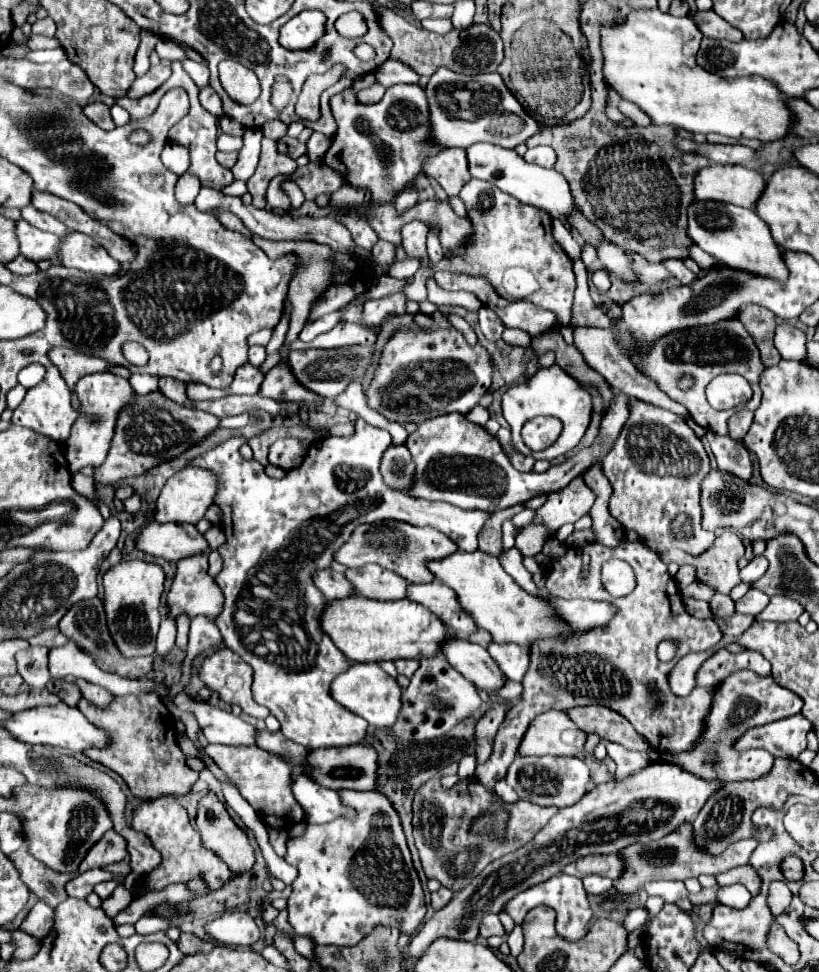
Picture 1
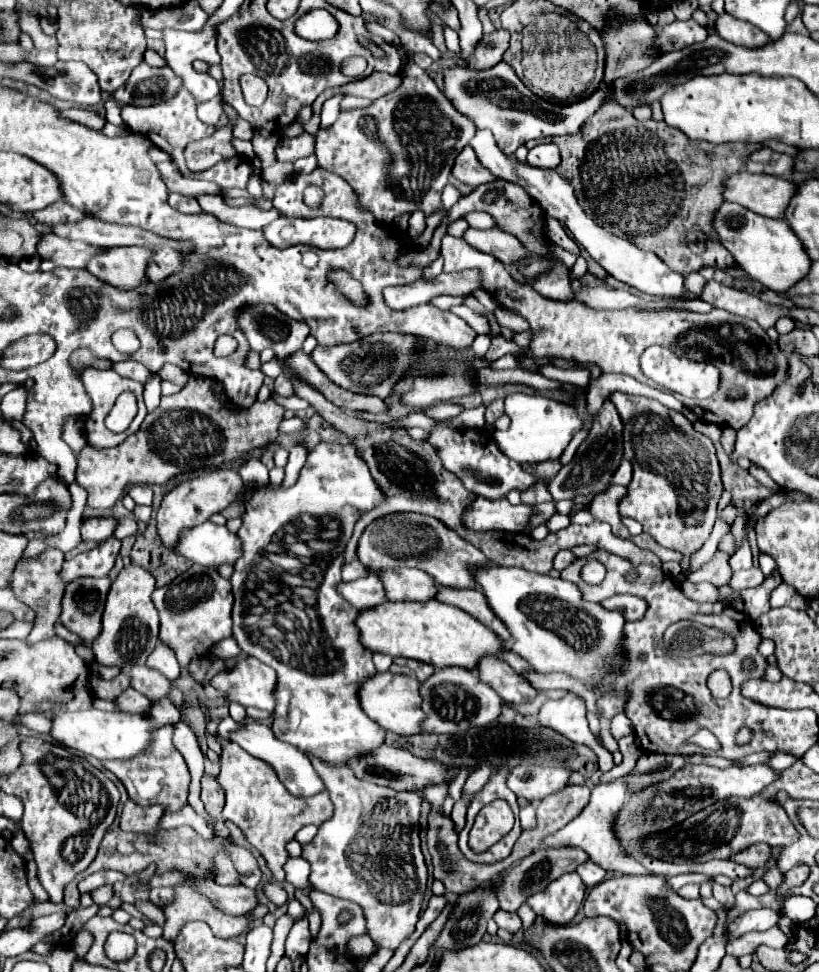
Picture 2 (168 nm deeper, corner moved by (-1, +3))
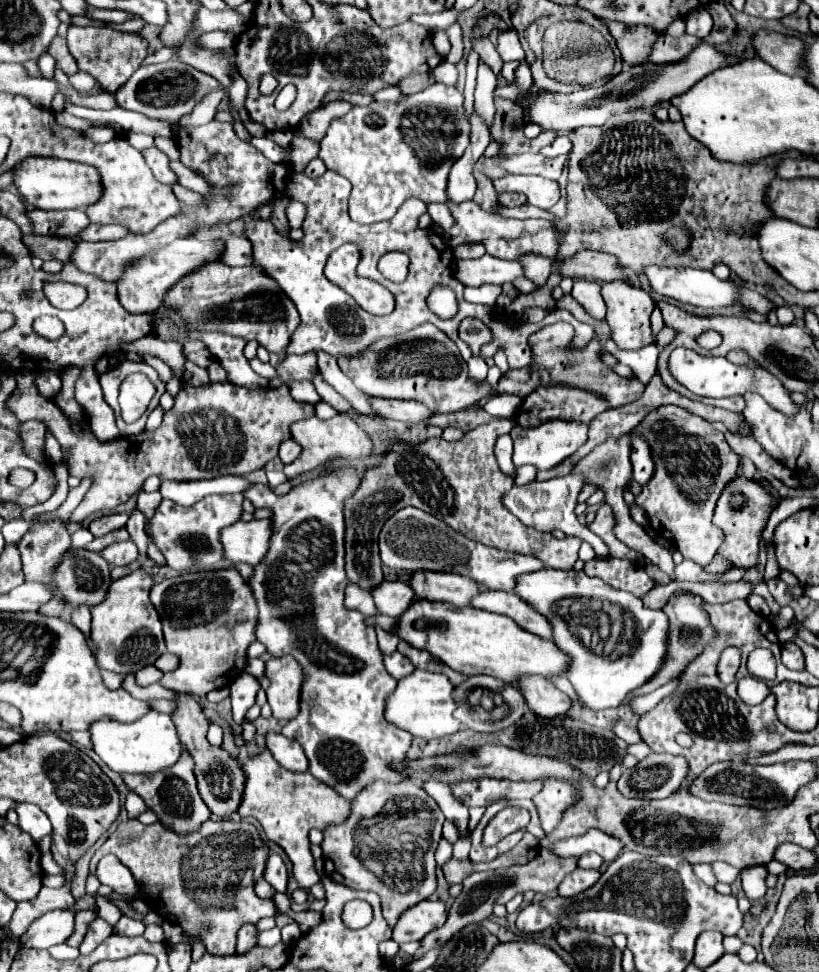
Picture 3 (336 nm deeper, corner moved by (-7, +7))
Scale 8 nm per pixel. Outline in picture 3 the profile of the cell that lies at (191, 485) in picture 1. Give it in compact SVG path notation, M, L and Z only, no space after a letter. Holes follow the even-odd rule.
M212 494L192 506L180 506L174 502L162 502L150 522L150 534L164 554L168 566L174 570L184 570L190 566L218 568L222 558L222 548L218 542L220 530L228 524L240 520L242 514L242 494Z

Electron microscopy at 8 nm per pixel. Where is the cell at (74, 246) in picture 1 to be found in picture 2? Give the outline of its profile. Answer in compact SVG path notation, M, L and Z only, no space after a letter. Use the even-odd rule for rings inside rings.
M116 246L92 258L88 272L118 290L134 290L148 278L146 268L152 256L154 254L148 248Z

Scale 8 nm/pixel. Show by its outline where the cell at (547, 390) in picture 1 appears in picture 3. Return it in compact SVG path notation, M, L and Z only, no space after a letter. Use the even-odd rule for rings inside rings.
M548 420L548 422L542 422L540 426L532 426L532 428L512 428L510 436L514 440L514 454L512 454L514 466L532 464L540 470L550 470L550 468L558 466L564 458L574 454L586 442L588 424L586 422Z

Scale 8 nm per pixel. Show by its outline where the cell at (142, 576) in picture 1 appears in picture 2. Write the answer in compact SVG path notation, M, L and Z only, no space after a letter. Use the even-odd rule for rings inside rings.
M124 566L118 578L112 582L106 608L102 614L102 632L92 642L96 662L102 666L126 668L130 664L146 664L146 658L158 644L158 612L150 600L156 588L154 576L140 566Z

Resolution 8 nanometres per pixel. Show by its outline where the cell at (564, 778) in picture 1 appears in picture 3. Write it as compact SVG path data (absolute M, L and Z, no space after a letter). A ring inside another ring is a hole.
M494 778L450 784L454 796L460 798L466 806L488 806L498 798L506 798L506 800L534 798L542 790L542 786L544 780L514 782L514 780L494 780Z

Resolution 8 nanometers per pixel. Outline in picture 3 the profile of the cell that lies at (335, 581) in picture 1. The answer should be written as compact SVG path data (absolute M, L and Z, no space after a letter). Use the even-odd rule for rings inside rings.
M382 580L372 588L372 598L380 614L394 618L400 616L404 608L408 608L408 602L414 600L412 590L408 590L408 584L402 580Z

